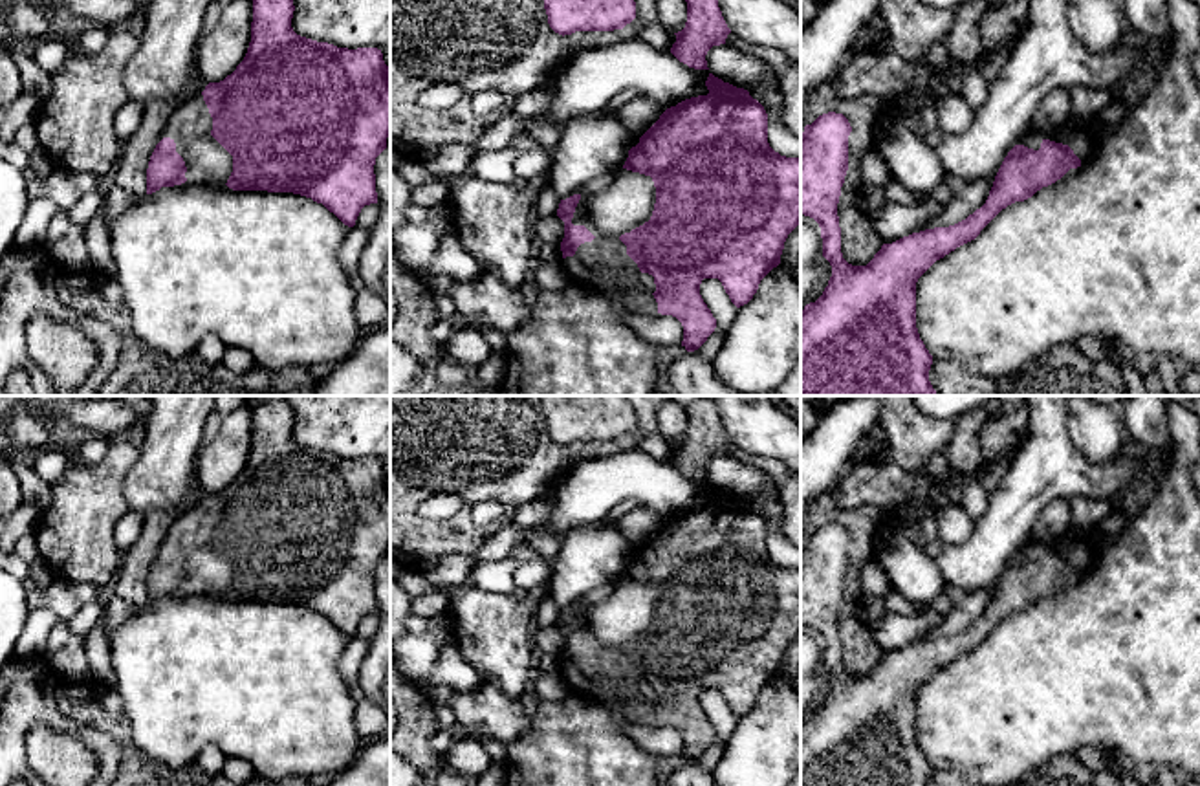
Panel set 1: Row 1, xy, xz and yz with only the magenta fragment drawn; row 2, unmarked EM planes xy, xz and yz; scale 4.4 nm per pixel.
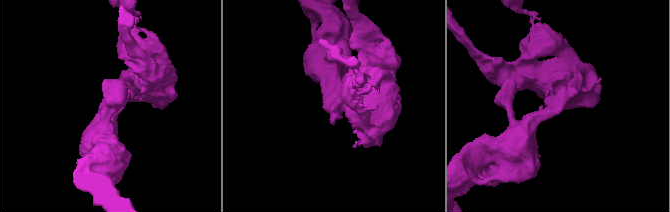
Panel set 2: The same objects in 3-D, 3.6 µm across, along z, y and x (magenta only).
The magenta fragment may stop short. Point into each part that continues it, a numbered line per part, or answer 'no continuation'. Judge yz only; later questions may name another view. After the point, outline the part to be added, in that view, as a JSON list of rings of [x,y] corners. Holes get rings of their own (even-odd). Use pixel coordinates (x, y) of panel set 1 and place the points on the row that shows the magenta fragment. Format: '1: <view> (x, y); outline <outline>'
1: yz (1078, 134); outline [[[1068,115],[1066,123],[1053,132],[1037,132],[1030,128],[1017,145],[1039,150],[1044,139],[1063,143],[1074,150],[1074,154],[1081,159],[1081,165],[1086,165],[1097,150],[1094,141],[1094,119],[1096,117],[1075,121]]]

